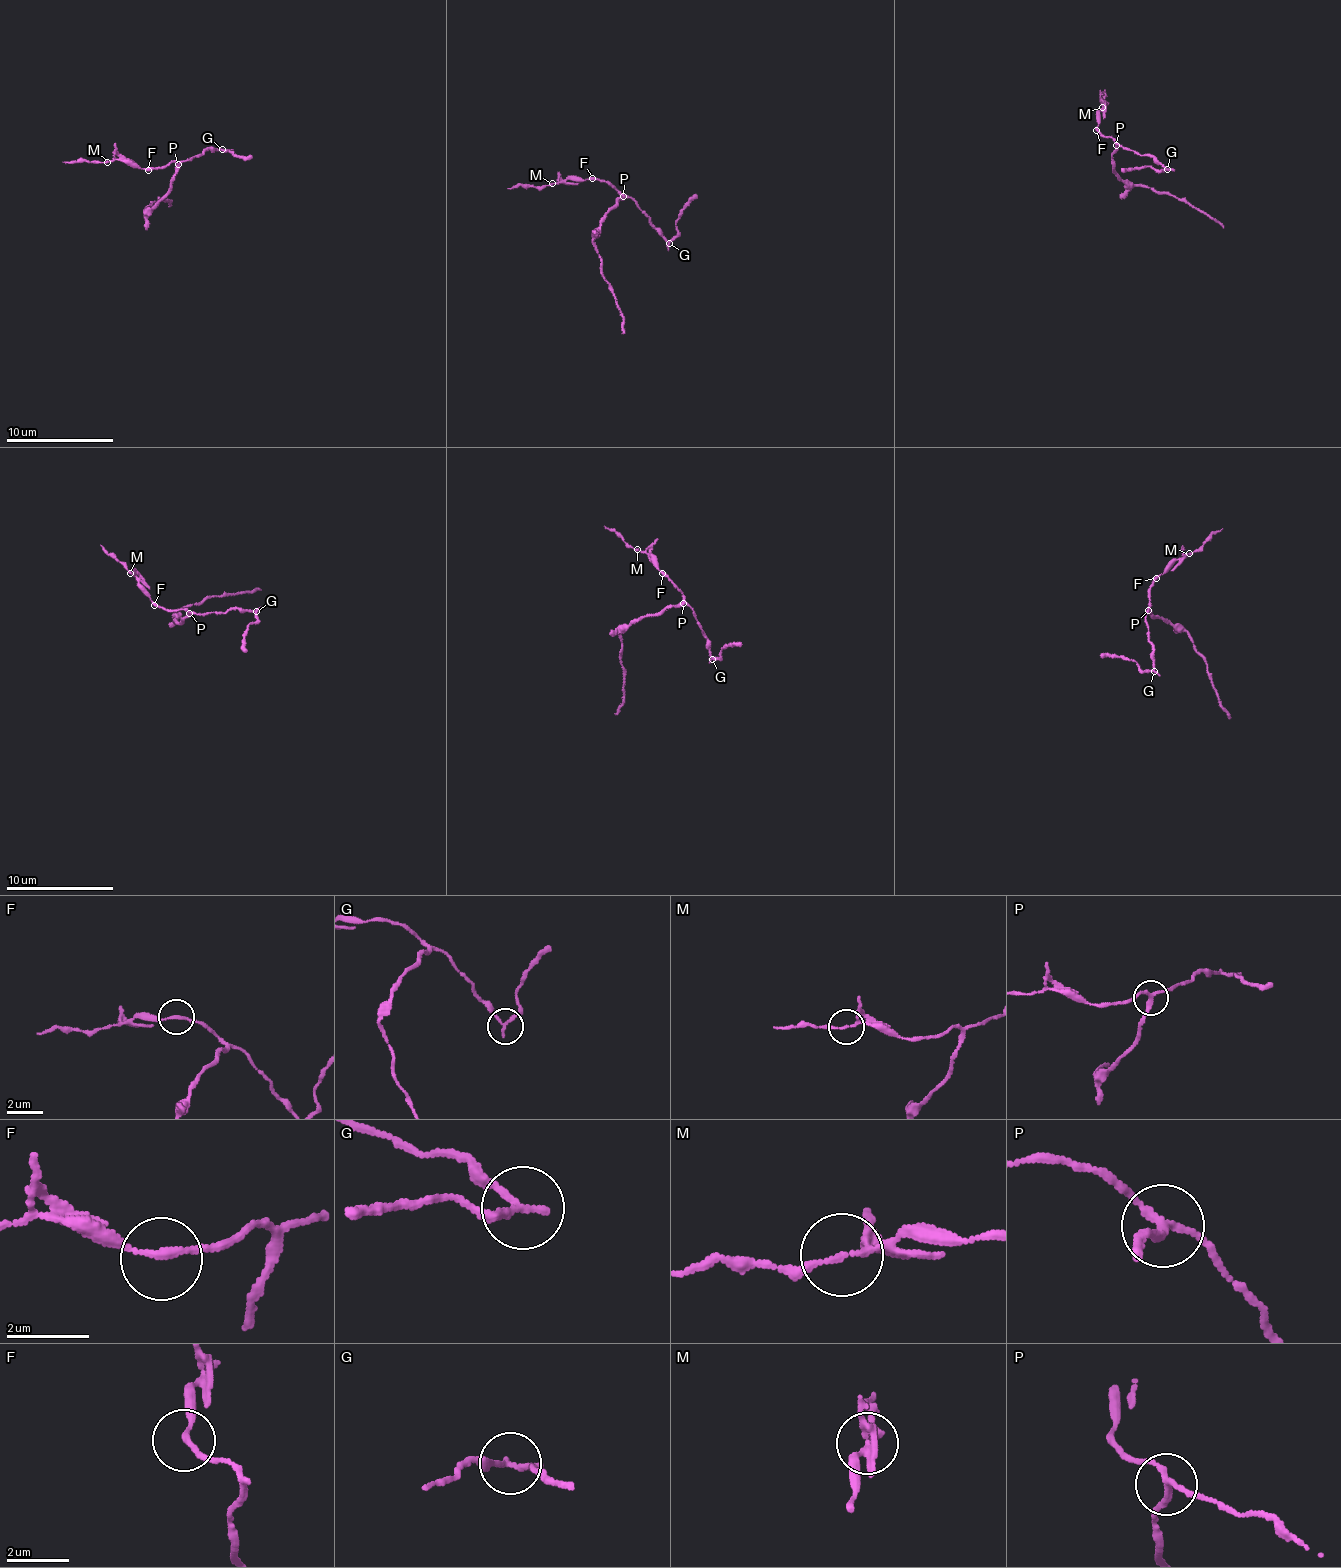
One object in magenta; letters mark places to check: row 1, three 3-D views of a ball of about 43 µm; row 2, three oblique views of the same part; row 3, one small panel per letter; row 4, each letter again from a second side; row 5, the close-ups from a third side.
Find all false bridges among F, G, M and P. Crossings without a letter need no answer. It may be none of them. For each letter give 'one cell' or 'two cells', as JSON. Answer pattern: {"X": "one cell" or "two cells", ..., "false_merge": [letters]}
{"F": "one cell", "G": "two cells", "M": "one cell", "P": "two cells", "false_merge": ["G", "P"]}

